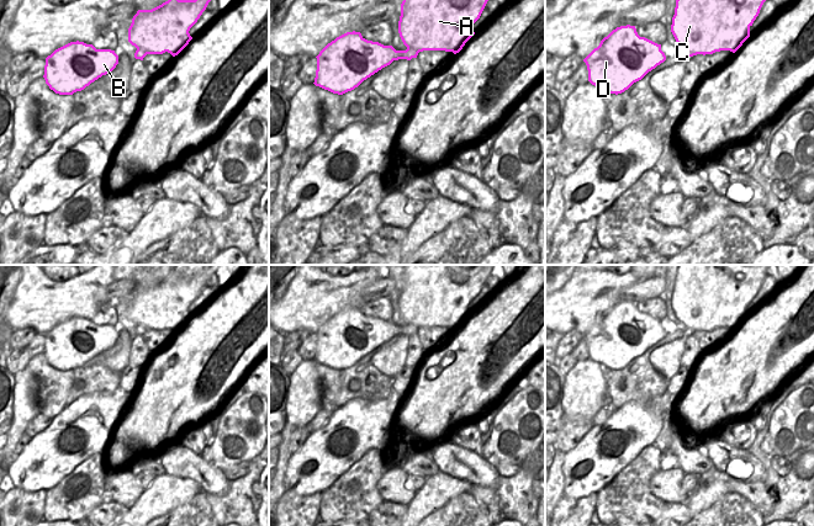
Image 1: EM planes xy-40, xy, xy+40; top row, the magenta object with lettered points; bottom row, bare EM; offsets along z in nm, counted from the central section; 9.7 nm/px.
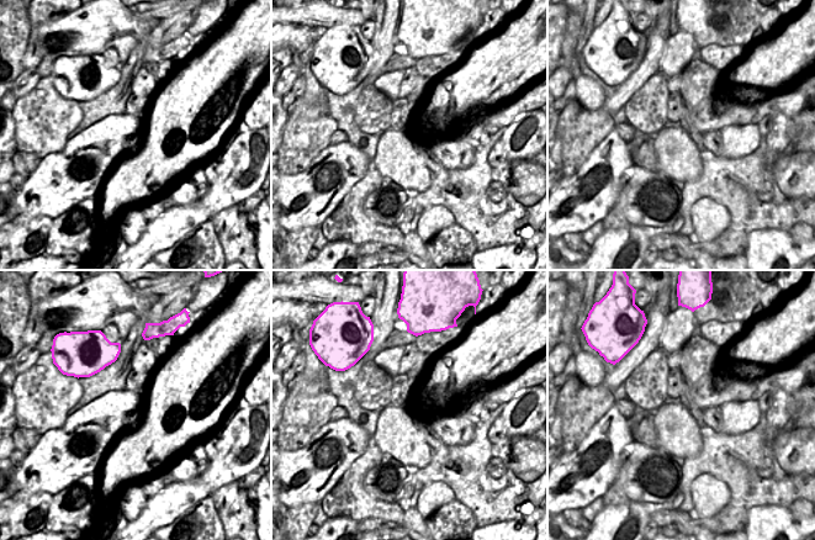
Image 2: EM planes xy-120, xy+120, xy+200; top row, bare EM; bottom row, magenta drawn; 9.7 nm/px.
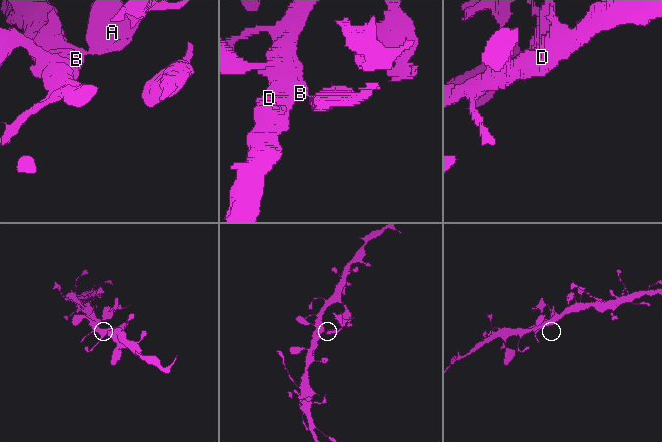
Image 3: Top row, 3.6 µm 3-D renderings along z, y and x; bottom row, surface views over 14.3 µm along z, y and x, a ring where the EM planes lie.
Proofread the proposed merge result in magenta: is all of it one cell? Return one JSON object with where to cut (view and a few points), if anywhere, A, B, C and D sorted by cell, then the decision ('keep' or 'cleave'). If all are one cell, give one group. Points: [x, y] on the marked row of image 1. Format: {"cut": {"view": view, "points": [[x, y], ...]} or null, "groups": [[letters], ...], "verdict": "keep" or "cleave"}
{"cut": {"view": "xy", "points": [[397, 51], [398, 58]]}, "groups": [["A", "C"], ["B", "D"]], "verdict": "cleave"}

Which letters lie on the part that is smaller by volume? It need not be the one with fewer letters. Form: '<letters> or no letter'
A, C

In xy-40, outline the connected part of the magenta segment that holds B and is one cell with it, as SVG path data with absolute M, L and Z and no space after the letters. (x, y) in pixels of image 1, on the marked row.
M70 42L46 58L46 84L59 95L73 95L111 73L118 55L111 49L96 49L84 42Z

